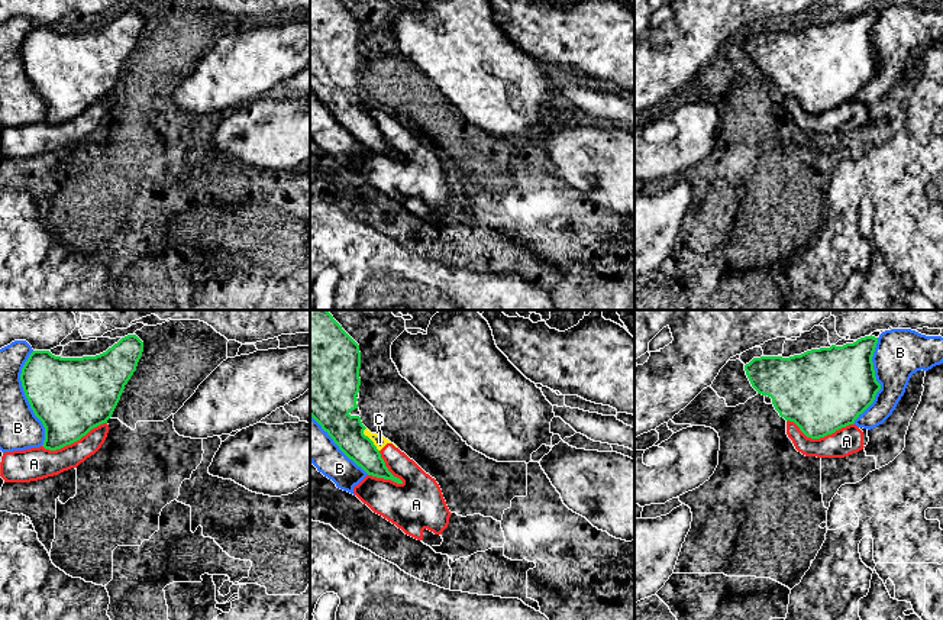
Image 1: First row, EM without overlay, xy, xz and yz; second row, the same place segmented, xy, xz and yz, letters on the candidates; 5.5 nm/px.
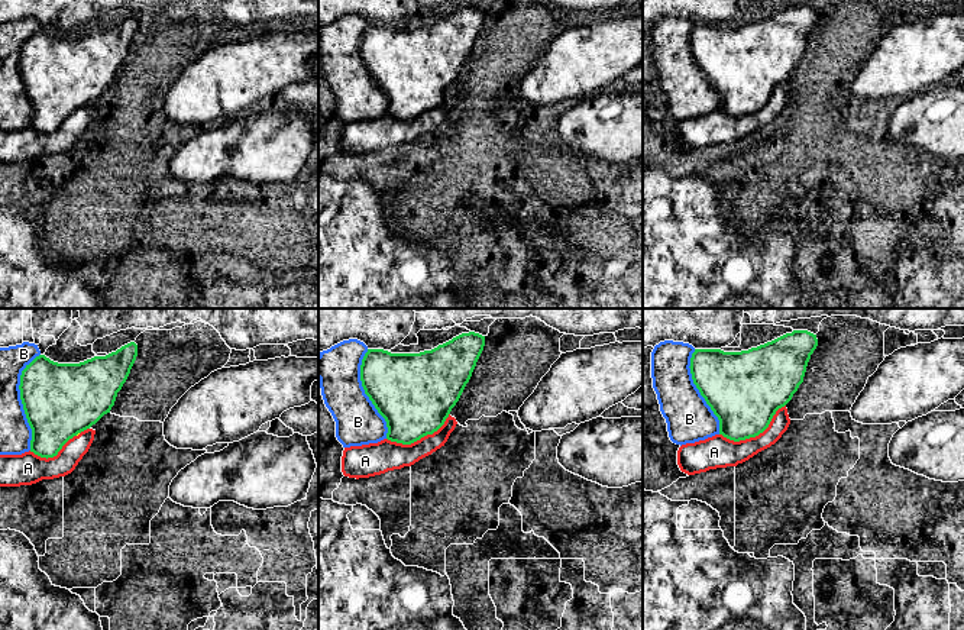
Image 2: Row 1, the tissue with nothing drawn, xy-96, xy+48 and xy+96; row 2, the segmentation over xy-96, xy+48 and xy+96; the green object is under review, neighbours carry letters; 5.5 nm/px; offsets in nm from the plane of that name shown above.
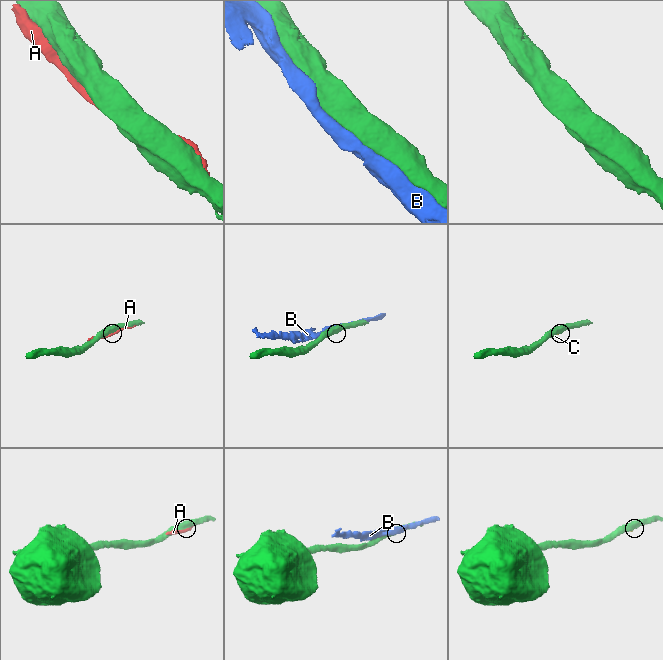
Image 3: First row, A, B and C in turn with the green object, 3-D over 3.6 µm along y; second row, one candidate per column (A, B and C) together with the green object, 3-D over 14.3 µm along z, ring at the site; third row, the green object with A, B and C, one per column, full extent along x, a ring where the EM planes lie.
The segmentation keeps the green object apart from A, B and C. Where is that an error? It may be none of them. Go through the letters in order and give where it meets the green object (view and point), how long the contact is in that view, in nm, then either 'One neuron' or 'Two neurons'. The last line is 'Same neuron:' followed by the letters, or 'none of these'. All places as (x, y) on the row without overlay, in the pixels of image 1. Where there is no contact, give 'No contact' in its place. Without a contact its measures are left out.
A: Touches green at xz (387, 144). Shared border 240 nm. Two neurons
B: Touches green at xy (26, 73). Shared border 550 nm. Two neurons
C: Touches green at xz (370, 115). Shared border 150 nm. Two neurons
Same neuron: none of these

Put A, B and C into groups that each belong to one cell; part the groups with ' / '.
A C / B

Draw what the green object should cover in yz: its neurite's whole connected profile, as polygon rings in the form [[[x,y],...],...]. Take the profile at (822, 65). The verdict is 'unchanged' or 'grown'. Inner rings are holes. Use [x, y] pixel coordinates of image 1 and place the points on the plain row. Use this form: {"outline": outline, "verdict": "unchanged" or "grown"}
{"outline": [[[871,10],[843,22],[811,25],[789,33],[753,33],[745,46],[758,70],[772,74],[781,93],[794,97],[807,113],[820,114],[853,100],[873,78],[881,65],[872,38],[876,19],[878,13]]], "verdict": "unchanged"}

